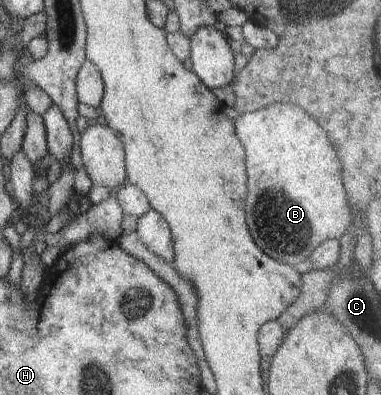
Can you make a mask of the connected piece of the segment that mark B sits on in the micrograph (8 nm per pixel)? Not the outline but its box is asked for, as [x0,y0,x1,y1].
[234,103,352,267]

